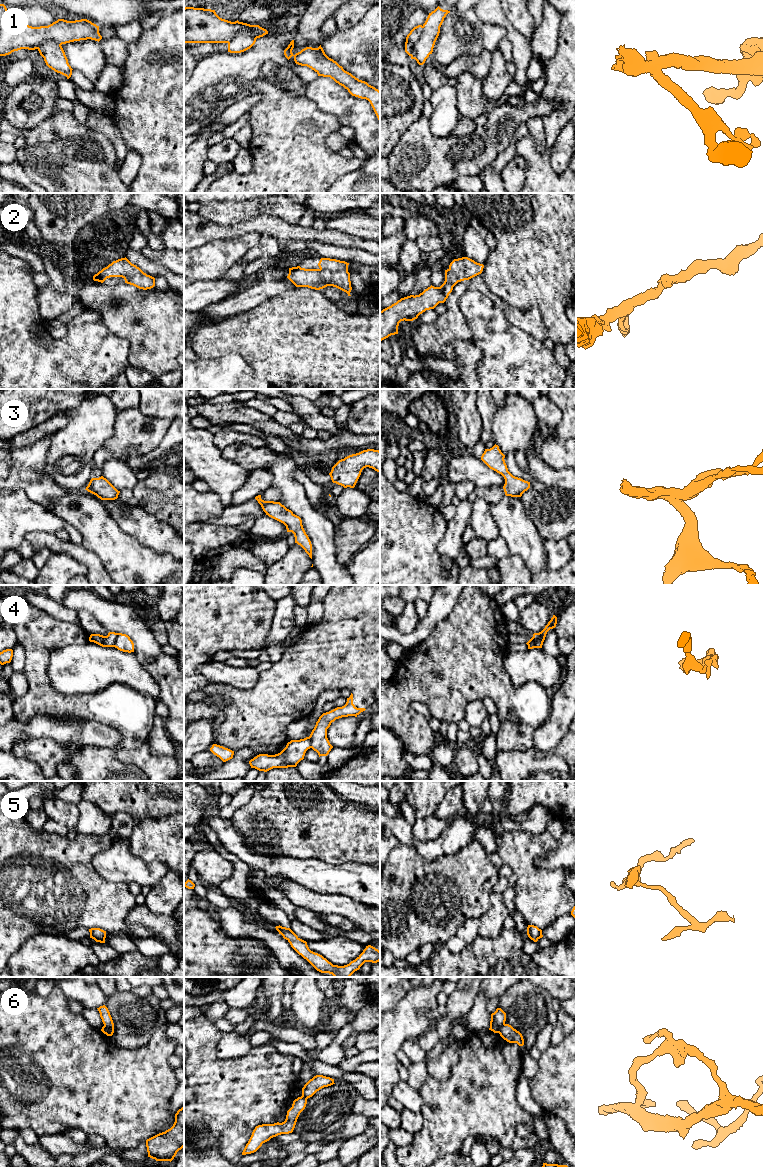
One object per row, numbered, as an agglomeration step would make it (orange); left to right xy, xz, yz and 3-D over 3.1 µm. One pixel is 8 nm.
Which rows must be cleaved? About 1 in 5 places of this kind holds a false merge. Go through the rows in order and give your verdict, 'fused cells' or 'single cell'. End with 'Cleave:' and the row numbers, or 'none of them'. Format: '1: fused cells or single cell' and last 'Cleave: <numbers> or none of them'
1: fused cells
2: single cell
3: single cell
4: fused cells
5: single cell
6: fused cells
Cleave: 1, 4, 6

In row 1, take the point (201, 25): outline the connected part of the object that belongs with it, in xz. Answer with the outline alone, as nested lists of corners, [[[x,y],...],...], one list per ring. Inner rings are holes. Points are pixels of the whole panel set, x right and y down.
[[[184,8],[184,43],[229,43],[237,35],[248,31],[256,39],[268,34],[259,25],[222,19],[215,10]]]

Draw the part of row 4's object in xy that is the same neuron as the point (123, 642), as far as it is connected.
[[[117,633],[114,647],[123,652],[134,652],[134,643],[126,634]]]

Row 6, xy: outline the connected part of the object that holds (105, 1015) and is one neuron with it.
[[[103,1005],[103,1006],[100,1006],[97,1009],[100,1013],[100,1017],[102,1019],[103,1024],[109,1028],[109,1030],[111,1031],[111,1033],[113,1035],[113,1033],[114,1033],[114,1023],[113,1023],[113,1020],[112,1020],[112,1017],[110,1015],[108,1008],[105,1005]]]

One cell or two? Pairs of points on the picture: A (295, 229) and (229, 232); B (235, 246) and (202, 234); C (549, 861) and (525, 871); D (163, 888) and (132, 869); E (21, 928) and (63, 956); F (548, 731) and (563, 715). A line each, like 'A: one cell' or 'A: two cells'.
A: one cell
B: two cells
C: two cells
D: two cells
E: two cells
F: one cell

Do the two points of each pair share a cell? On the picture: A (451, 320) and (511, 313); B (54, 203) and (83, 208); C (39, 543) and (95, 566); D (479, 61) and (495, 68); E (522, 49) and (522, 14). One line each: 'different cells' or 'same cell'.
A: same cell
B: same cell
C: same cell
D: different cells
E: different cells

